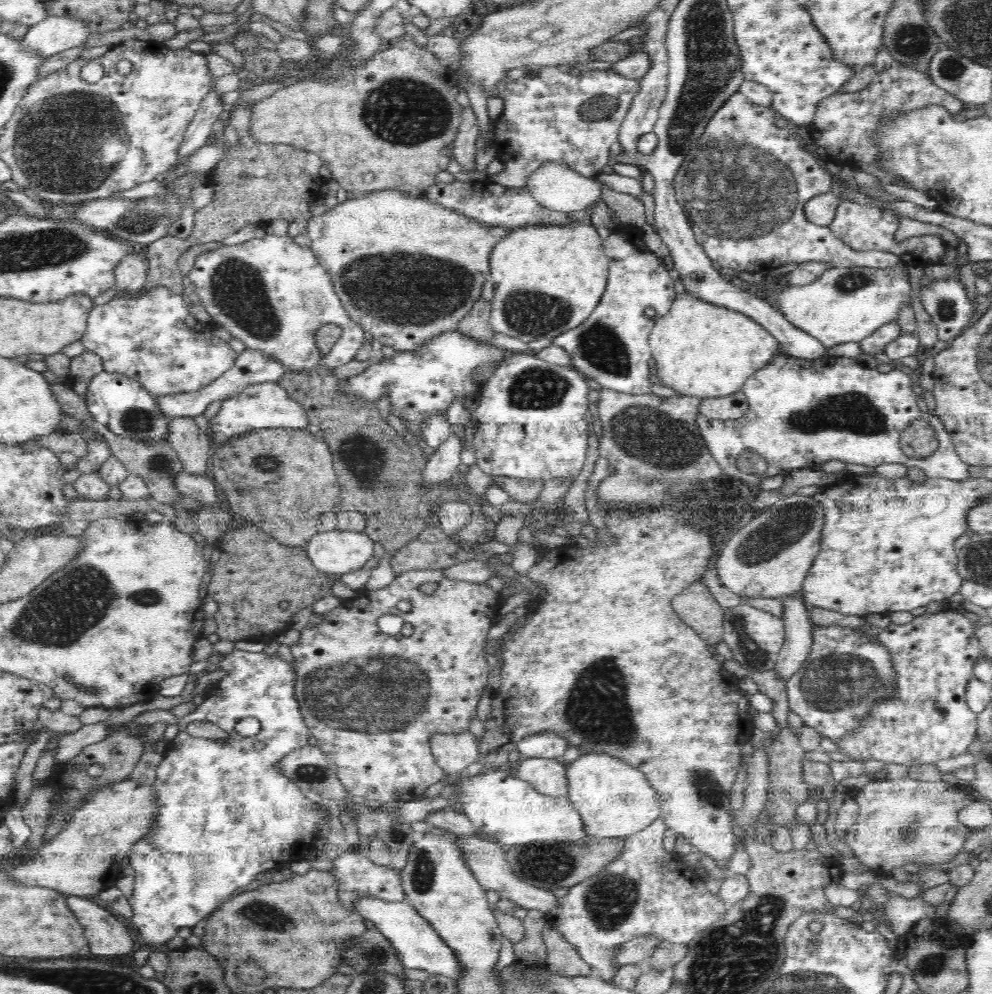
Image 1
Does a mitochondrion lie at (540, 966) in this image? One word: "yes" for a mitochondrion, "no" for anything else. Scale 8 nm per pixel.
no

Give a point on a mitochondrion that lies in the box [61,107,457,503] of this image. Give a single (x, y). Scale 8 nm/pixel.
(237, 289)

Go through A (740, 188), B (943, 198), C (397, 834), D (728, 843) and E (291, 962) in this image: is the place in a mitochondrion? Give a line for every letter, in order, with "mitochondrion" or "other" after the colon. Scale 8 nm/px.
A: mitochondrion
B: other
C: mitochondrion
D: other
E: other

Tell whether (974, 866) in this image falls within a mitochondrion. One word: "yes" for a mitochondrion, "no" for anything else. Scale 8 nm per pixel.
no

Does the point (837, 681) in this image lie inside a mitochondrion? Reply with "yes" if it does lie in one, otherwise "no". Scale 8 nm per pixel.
yes

